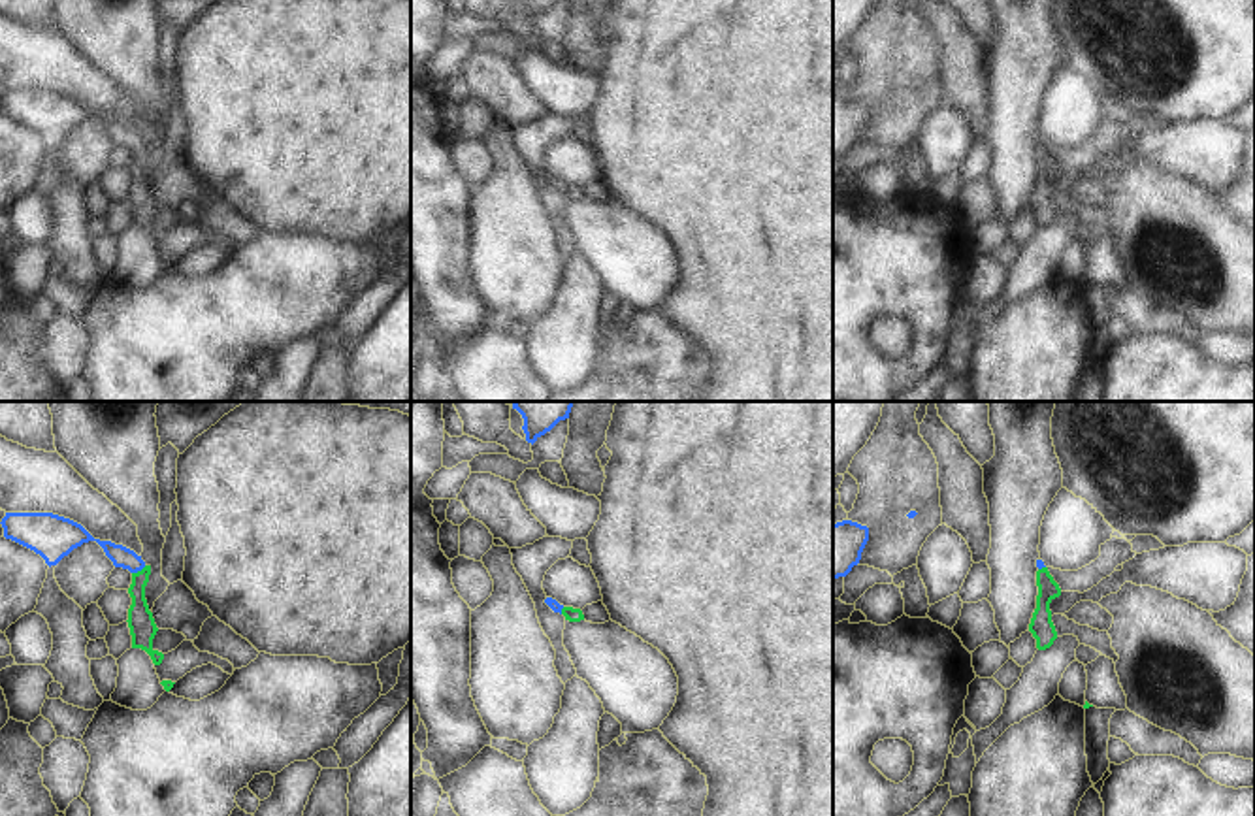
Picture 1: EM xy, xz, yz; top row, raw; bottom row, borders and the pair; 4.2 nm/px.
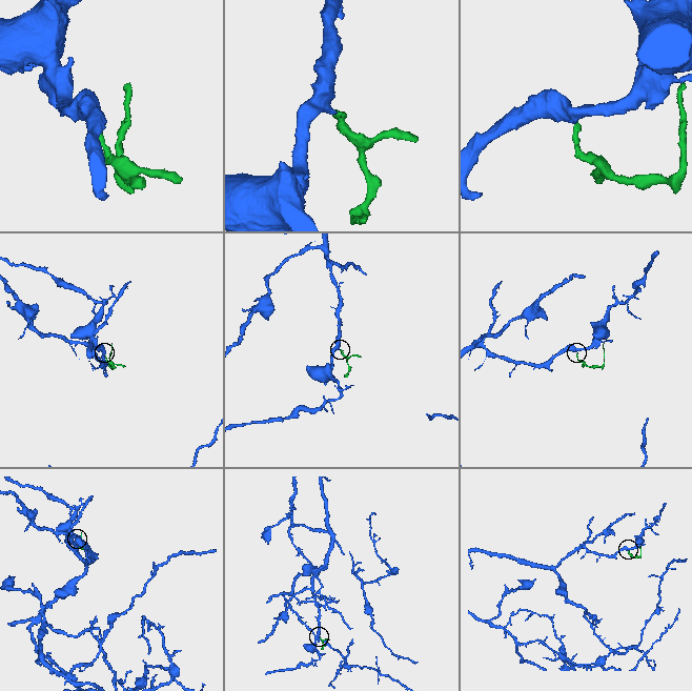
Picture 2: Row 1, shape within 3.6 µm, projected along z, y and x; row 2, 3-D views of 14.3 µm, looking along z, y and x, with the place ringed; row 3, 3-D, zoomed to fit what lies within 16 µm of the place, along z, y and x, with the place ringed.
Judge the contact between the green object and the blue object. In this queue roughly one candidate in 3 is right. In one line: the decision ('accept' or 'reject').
accept

